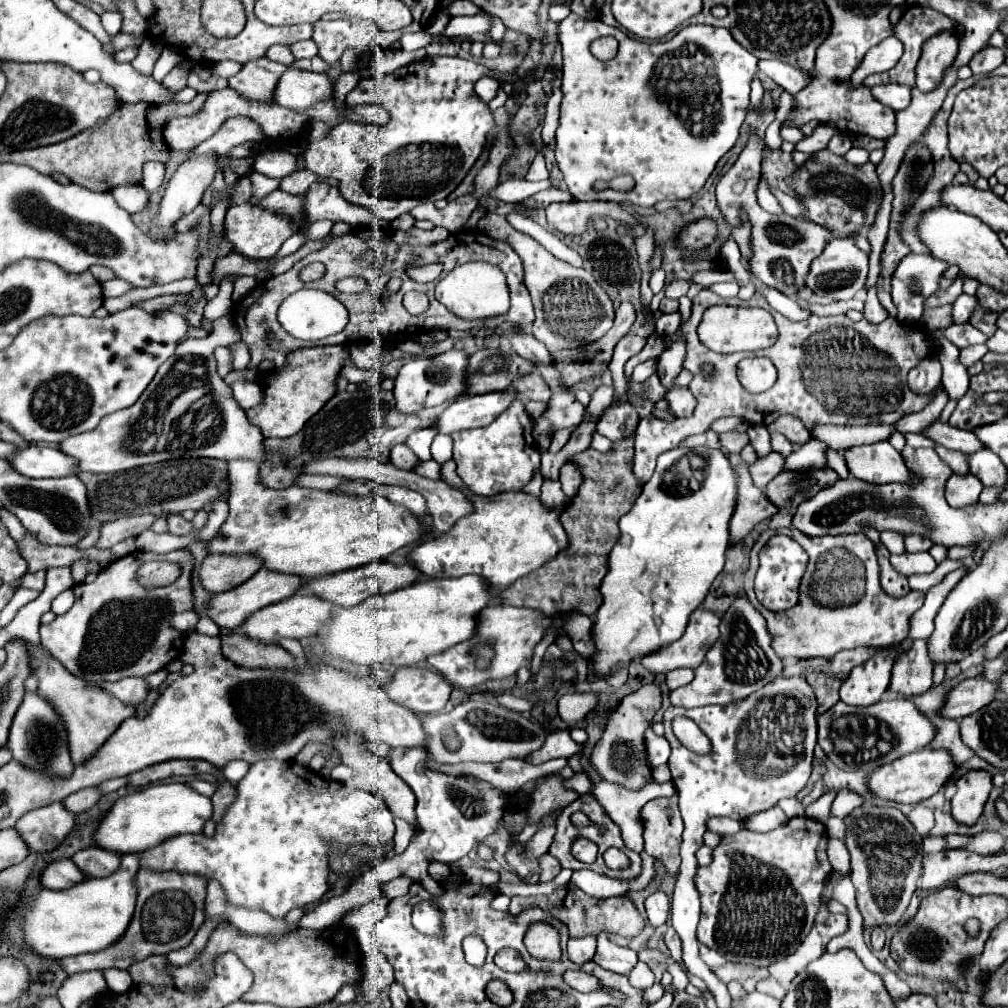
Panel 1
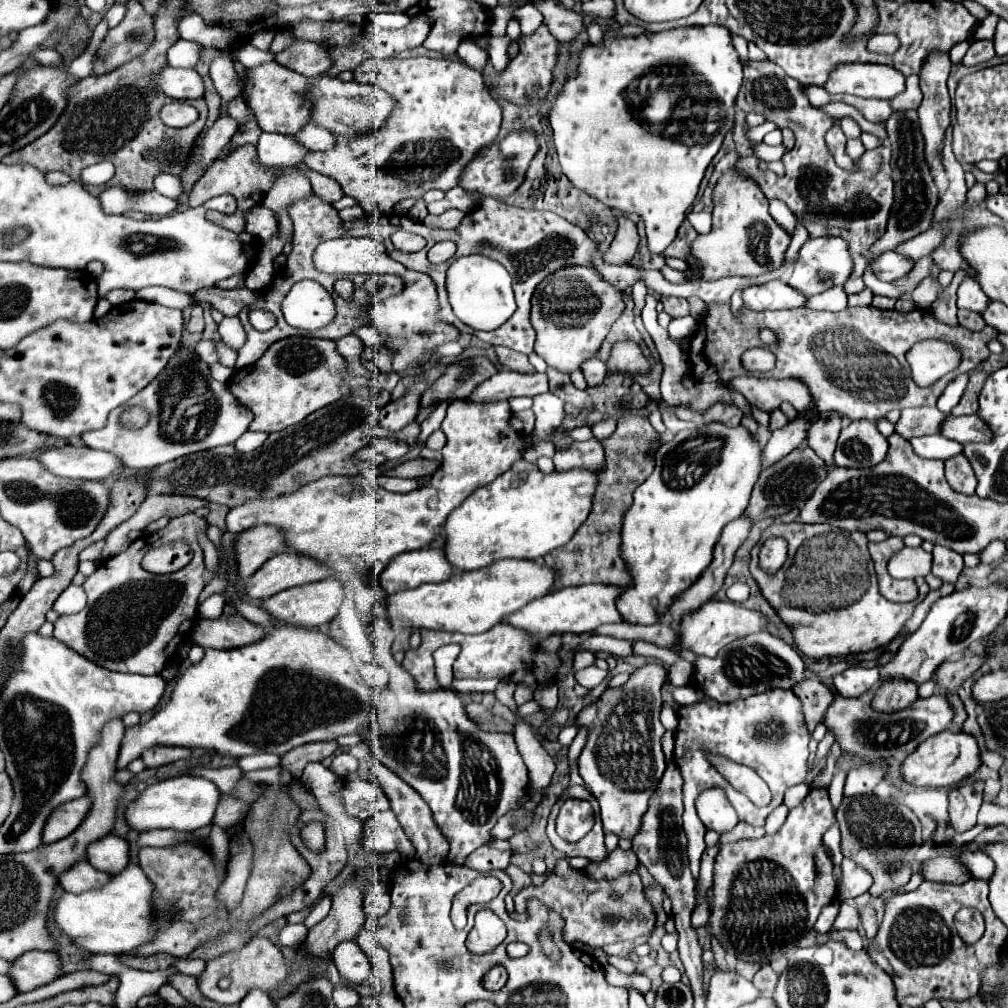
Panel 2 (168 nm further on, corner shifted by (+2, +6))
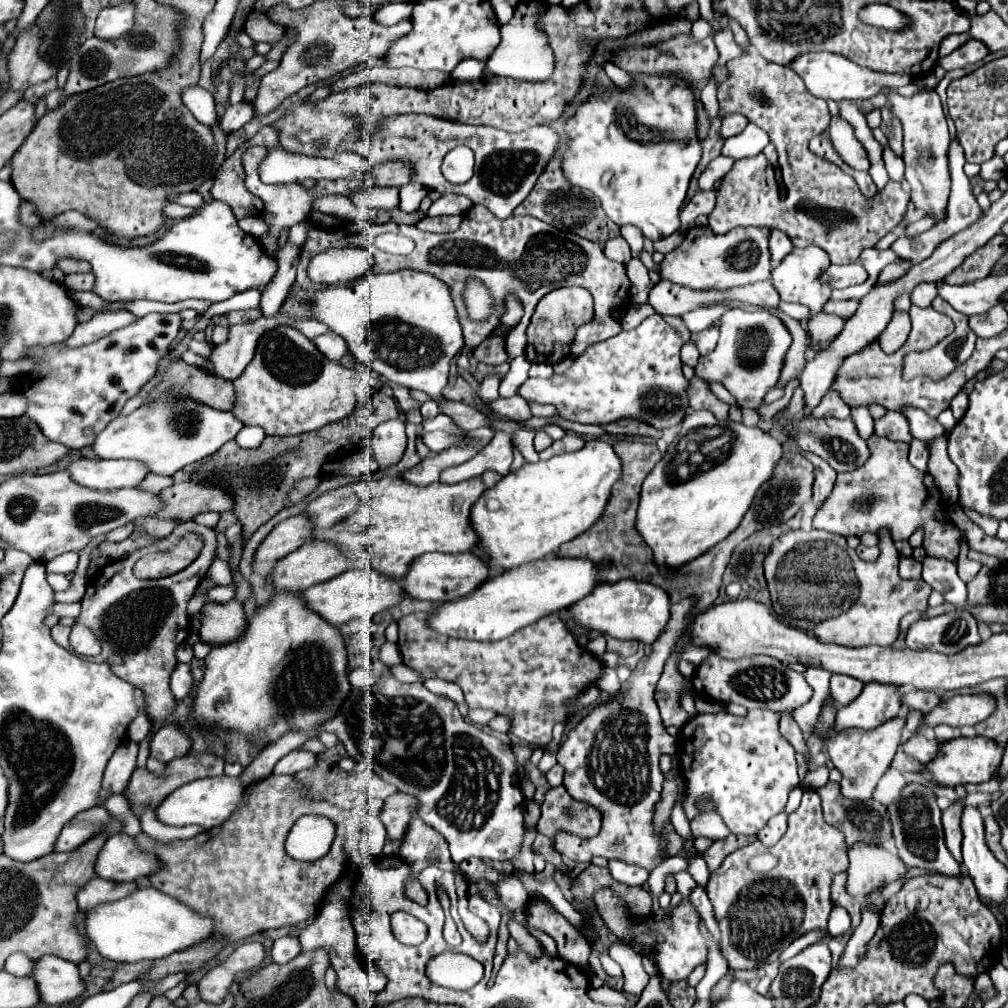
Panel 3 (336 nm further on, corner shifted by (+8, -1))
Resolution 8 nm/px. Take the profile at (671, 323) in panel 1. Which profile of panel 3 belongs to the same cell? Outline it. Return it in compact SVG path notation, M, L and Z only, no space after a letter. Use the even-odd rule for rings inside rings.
M653 314L645 318L637 328L621 332L605 342L591 344L583 354L579 354L571 368L563 374L553 374L551 378L529 378L521 384L519 394L525 400L535 400L541 404L551 404L557 408L559 416L569 422L581 424L611 424L623 418L635 418L645 422L657 430L667 430L683 422L689 408L689 394L687 394L687 378L681 372L681 358L679 350L683 346L683 338L663 320L661 314Z

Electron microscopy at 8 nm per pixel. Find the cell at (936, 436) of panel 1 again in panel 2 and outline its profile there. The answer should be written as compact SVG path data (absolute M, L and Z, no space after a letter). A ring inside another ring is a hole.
M917 407L917 409L903 409L901 419L895 425L895 431L905 437L921 437L921 435L935 435L941 433L947 415L941 413L937 407Z

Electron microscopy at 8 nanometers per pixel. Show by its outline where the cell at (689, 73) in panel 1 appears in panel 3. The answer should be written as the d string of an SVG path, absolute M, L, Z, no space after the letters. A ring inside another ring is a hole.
M633 74L637 78L637 84L633 90L609 90L607 94L597 94L593 96L589 102L585 102L583 106L579 106L577 114L565 124L565 132L569 136L569 150L567 154L563 156L563 170L565 170L565 178L579 186L579 188L585 188L585 190L591 190L605 214L619 226L625 226L625 224L635 224L643 230L643 236L649 238L649 240L661 240L661 238L667 238L669 234L673 234L675 230L679 230L679 210L683 206L683 200L687 196L687 188L689 188L689 180L695 172L695 166L697 162L701 160L701 144L699 144L699 138L695 134L695 102L697 98L691 96L691 90L689 86L683 88L679 84L679 80L673 80L669 76L645 76L645 74Z

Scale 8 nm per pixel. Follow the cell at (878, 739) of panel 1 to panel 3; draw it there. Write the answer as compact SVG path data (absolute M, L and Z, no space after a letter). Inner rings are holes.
M957 694L941 702L933 712L925 716L925 728L937 724L947 726L975 726L987 720L997 708L997 700L991 694Z

